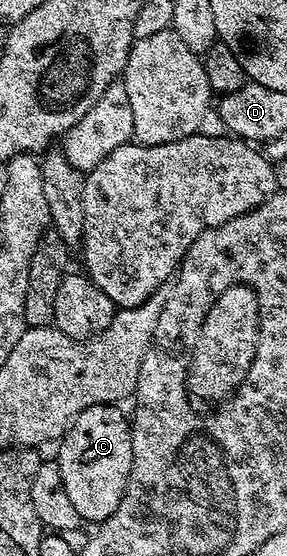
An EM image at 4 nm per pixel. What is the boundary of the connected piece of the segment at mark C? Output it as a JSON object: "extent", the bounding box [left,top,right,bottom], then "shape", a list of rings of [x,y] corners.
{"extent":[58,403,132,523],"shape":[[[116,403],[86,407],[82,415],[73,419],[58,445],[62,484],[84,523],[105,521],[118,511],[118,503],[122,503],[132,462],[132,427],[125,410],[123,413],[120,408]]]}

